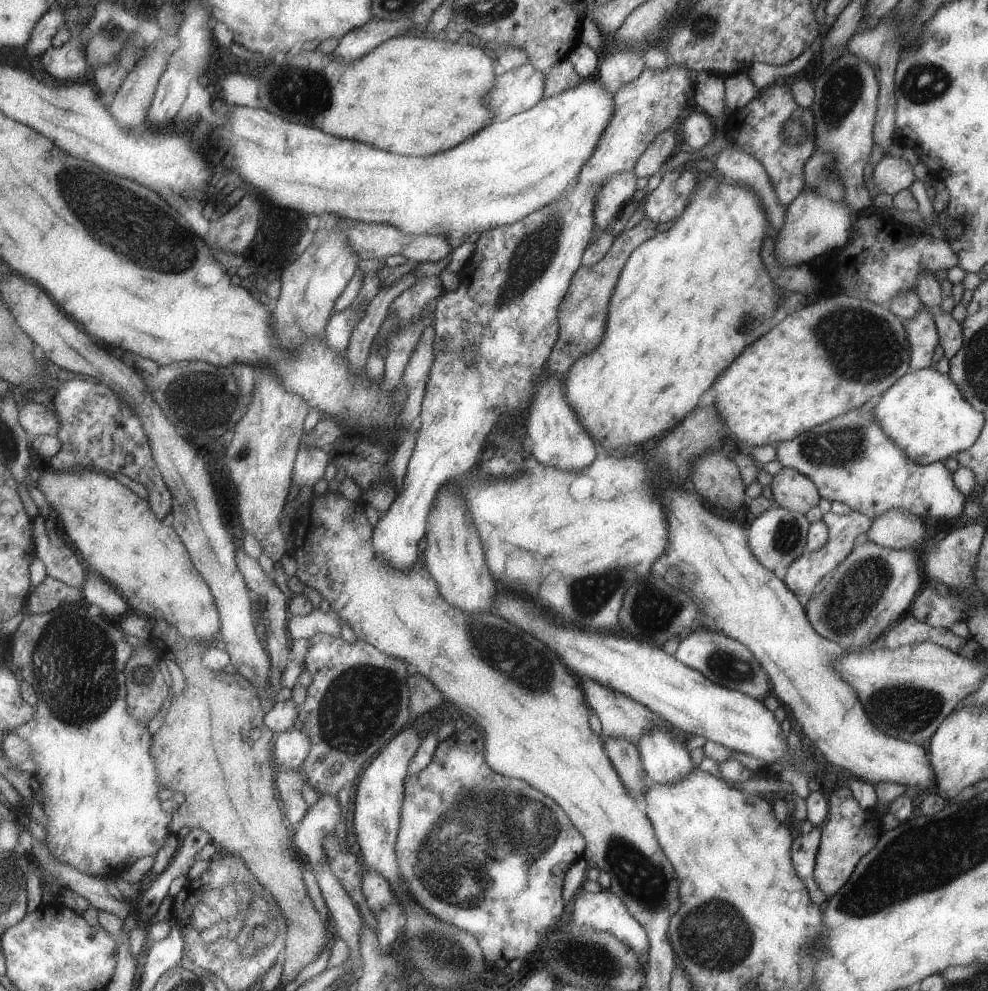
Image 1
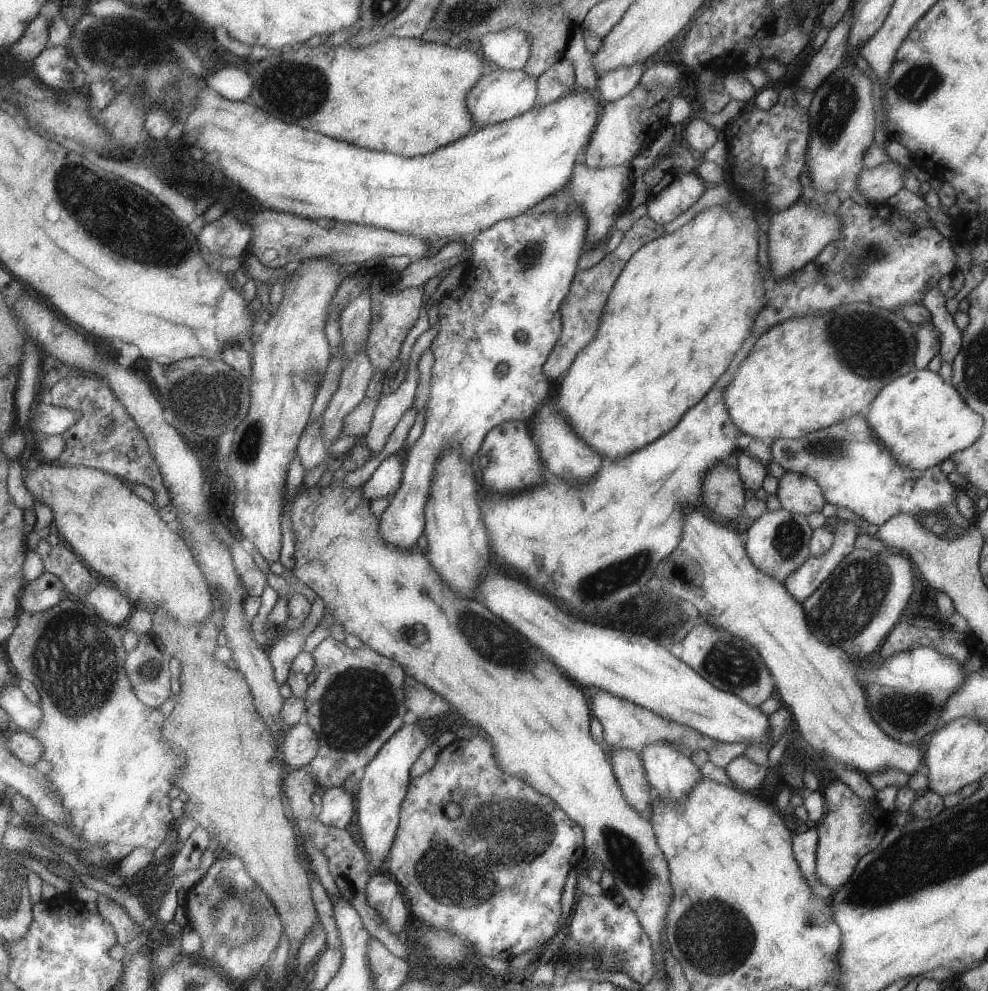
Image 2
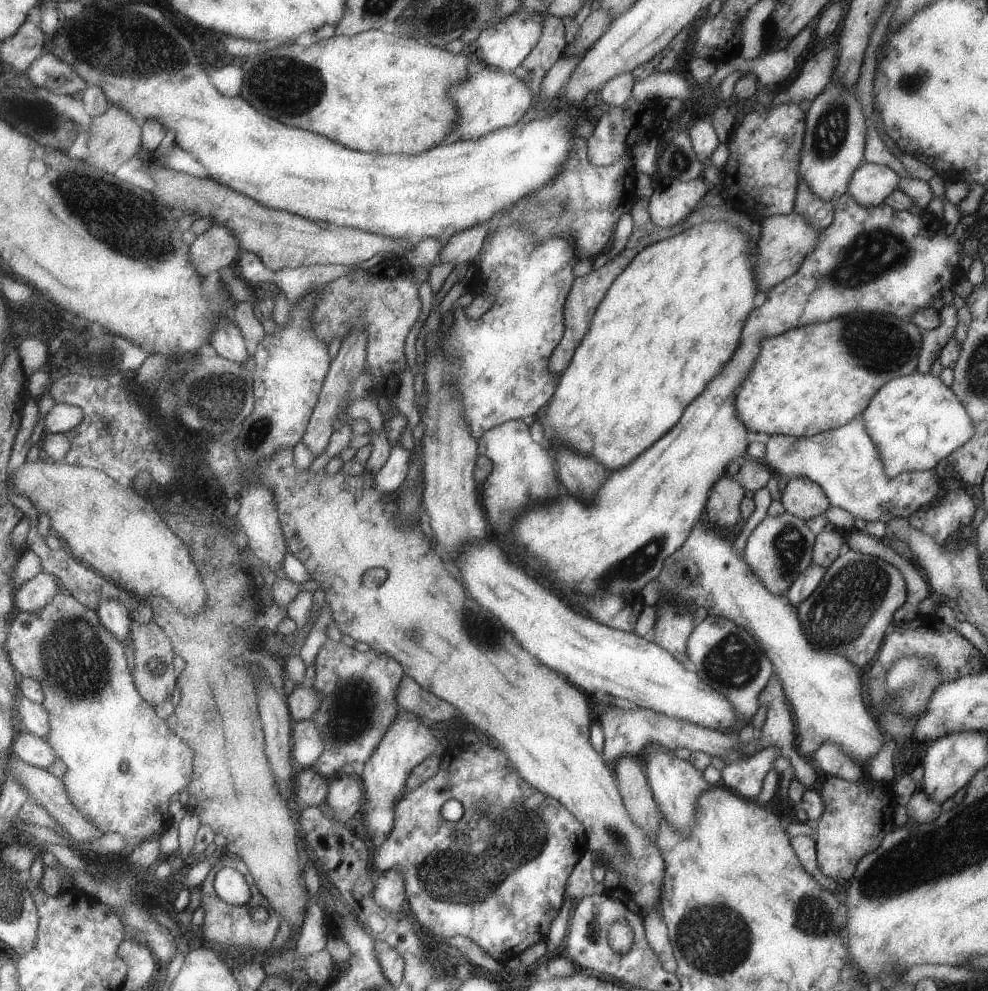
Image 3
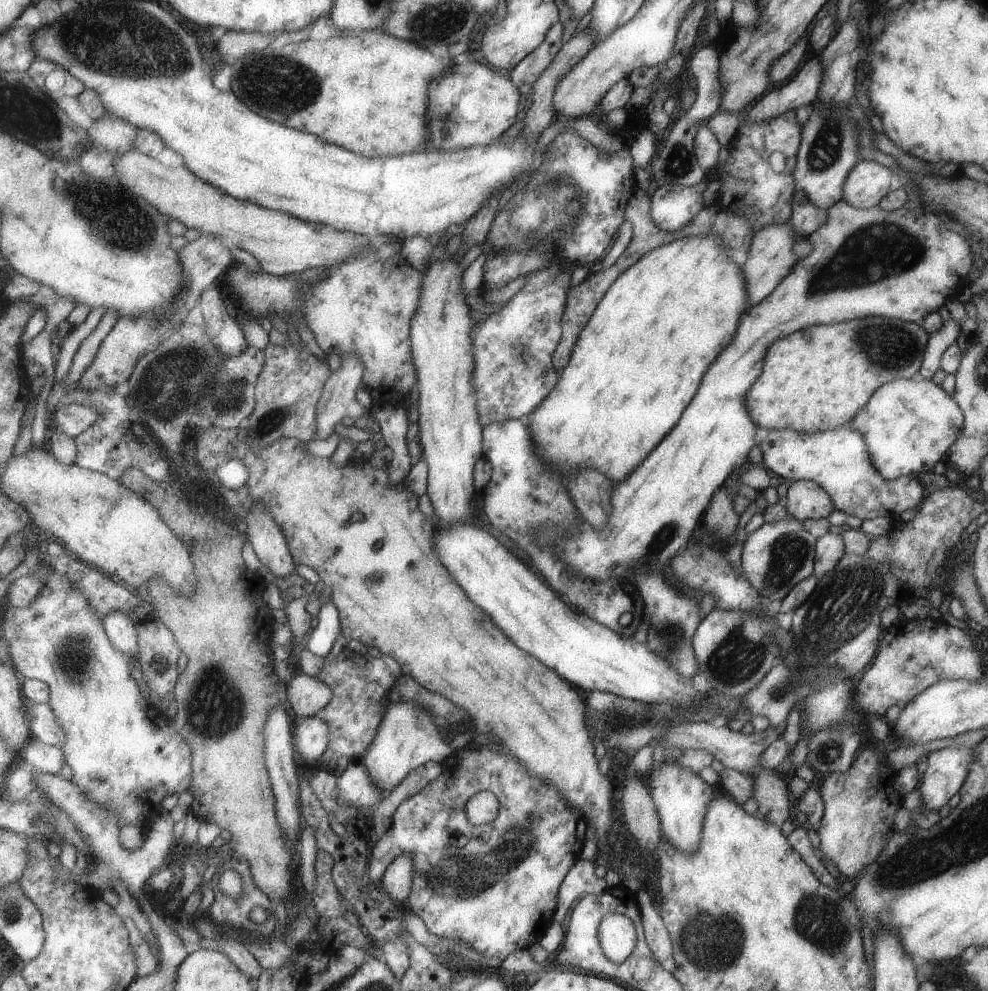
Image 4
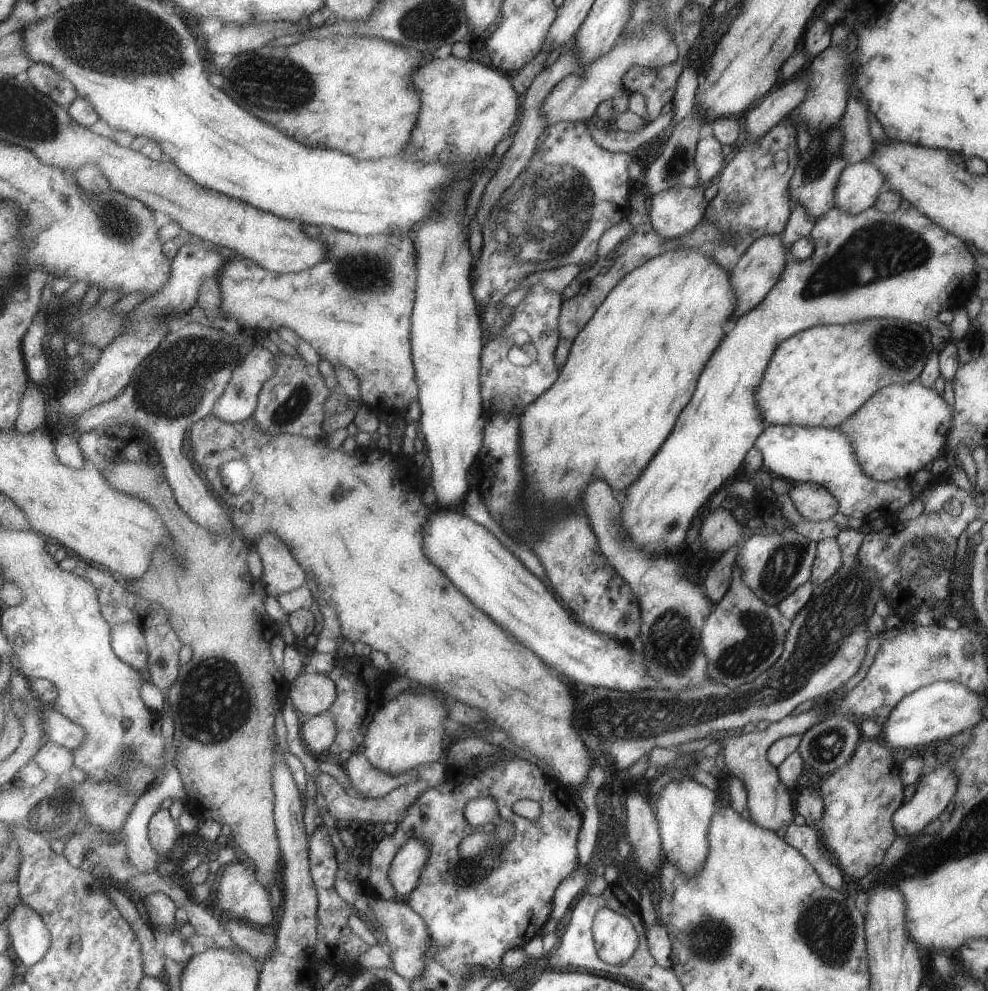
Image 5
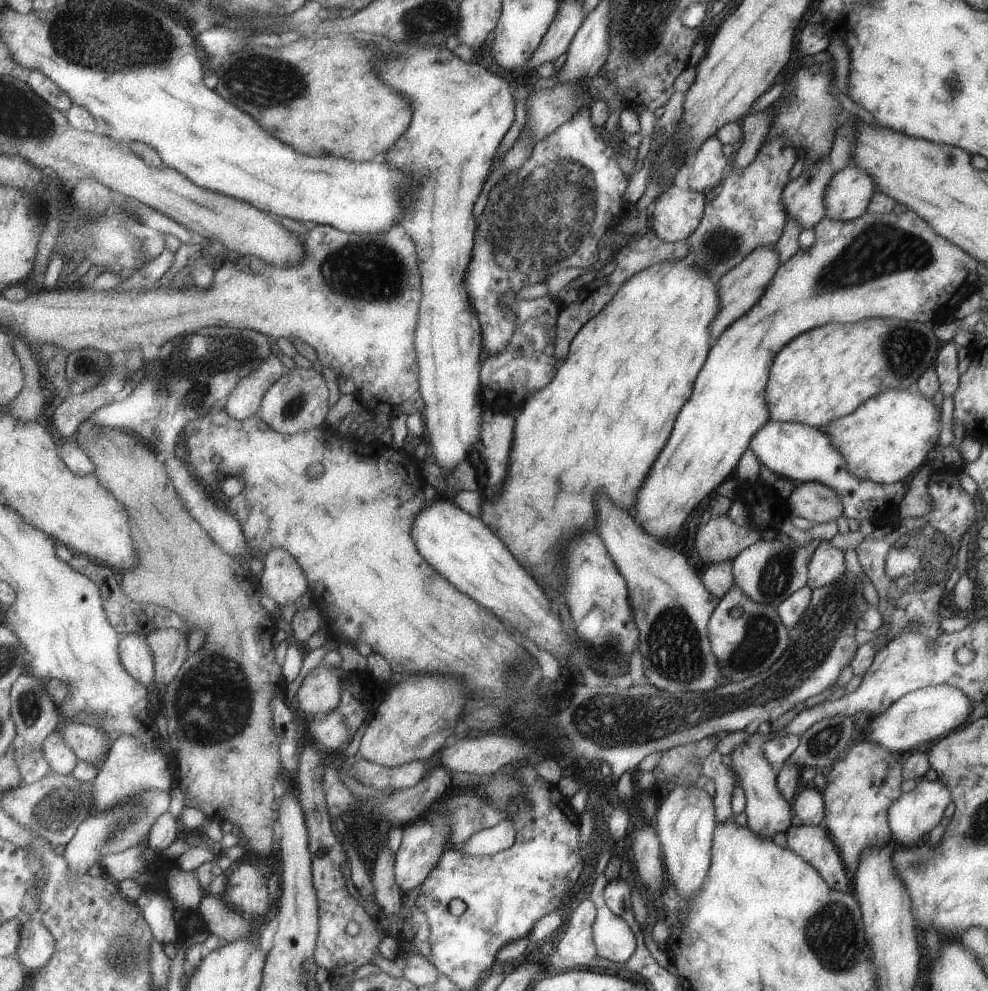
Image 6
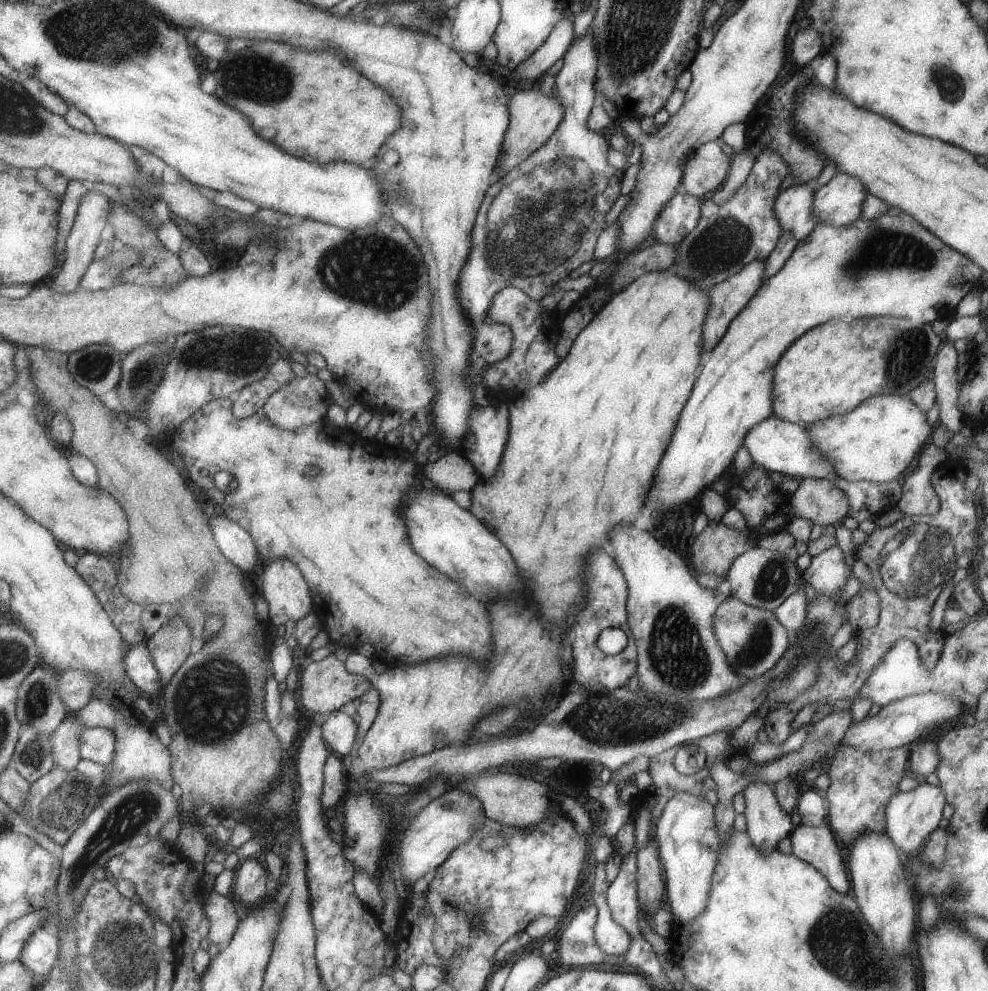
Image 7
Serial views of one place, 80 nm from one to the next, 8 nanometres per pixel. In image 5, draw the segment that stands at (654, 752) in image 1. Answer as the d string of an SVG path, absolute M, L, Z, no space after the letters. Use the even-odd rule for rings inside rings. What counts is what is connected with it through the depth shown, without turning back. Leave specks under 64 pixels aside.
M687 779L669 782L658 794L653 809L663 858L685 877L697 875L705 862L708 853L707 831L717 800L716 791Z

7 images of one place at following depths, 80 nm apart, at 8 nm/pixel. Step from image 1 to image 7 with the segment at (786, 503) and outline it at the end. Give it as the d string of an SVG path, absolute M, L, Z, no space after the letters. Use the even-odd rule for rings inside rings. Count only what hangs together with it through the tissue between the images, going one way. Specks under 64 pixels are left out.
M805 477L789 498L793 516L824 527L839 526L849 510L845 493L826 478Z

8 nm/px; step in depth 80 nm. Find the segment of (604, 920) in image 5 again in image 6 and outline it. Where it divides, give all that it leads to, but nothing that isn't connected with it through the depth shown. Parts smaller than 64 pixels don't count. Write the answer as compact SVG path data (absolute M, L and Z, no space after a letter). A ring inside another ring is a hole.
M597 873L591 886L590 901L596 908L592 924L592 939L600 957L614 964L625 962L636 947L636 940L628 926L617 918L603 898L604 886L608 883L604 873Z

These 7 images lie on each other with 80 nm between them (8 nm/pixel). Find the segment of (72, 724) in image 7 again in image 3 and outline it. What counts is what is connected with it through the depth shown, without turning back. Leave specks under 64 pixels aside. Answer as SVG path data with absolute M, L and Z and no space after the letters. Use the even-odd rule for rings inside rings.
M24 729L16 732L12 751L25 763L43 769L49 768L58 759L55 748L47 740Z

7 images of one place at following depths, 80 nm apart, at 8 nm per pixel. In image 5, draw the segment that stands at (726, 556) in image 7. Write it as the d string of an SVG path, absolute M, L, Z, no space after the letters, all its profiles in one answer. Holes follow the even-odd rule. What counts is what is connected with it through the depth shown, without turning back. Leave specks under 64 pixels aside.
M717 507L712 513L705 512L698 531L698 538L705 544L705 550L721 554L728 548L747 540L742 536L741 525L733 518L730 511Z

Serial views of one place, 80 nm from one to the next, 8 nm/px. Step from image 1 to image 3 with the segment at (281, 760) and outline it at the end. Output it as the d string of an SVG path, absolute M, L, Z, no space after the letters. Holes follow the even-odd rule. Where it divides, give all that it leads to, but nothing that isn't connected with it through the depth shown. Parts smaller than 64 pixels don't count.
M313 720L293 723L293 760L299 768L314 766L325 751L325 740Z

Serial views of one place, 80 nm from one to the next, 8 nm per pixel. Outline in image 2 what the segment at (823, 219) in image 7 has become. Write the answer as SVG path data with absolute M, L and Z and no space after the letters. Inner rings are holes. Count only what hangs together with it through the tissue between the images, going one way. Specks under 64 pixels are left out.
M885 162L871 168L863 167L857 176L857 190L868 203L876 205L883 203L903 187L901 166L897 162Z

